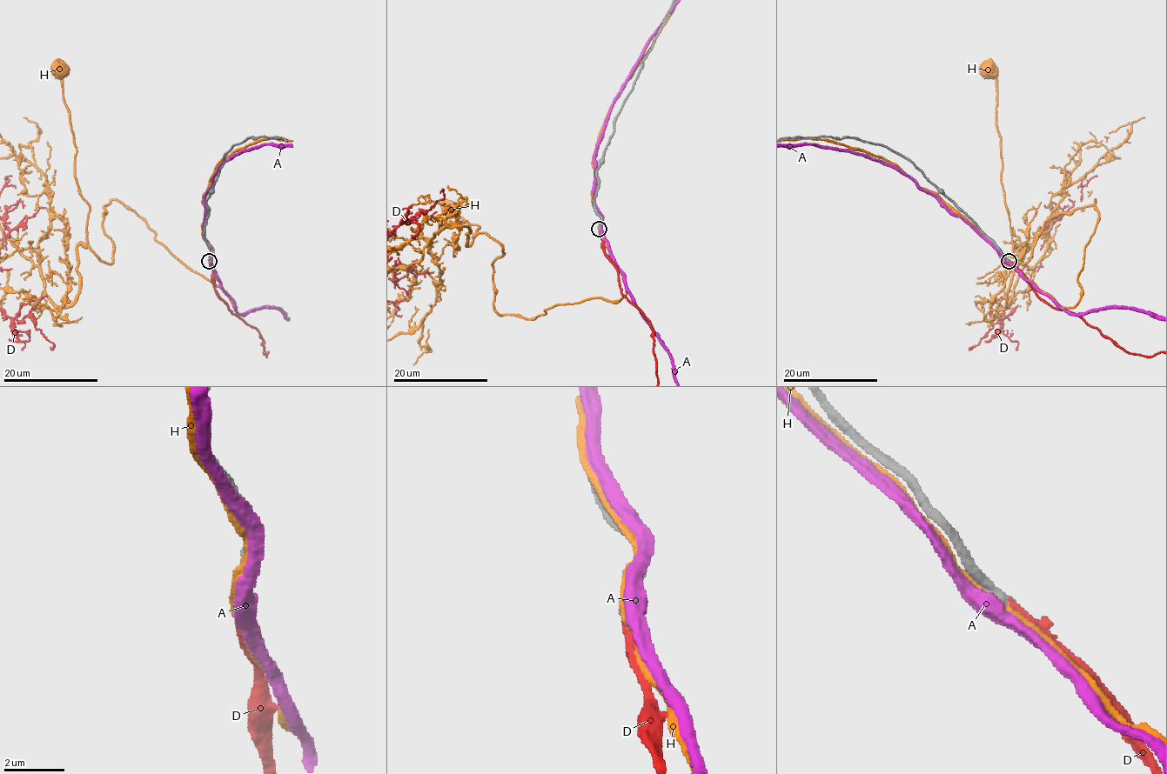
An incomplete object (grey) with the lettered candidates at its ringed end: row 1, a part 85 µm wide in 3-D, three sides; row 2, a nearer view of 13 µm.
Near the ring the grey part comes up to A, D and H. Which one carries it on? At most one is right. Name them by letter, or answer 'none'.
D

